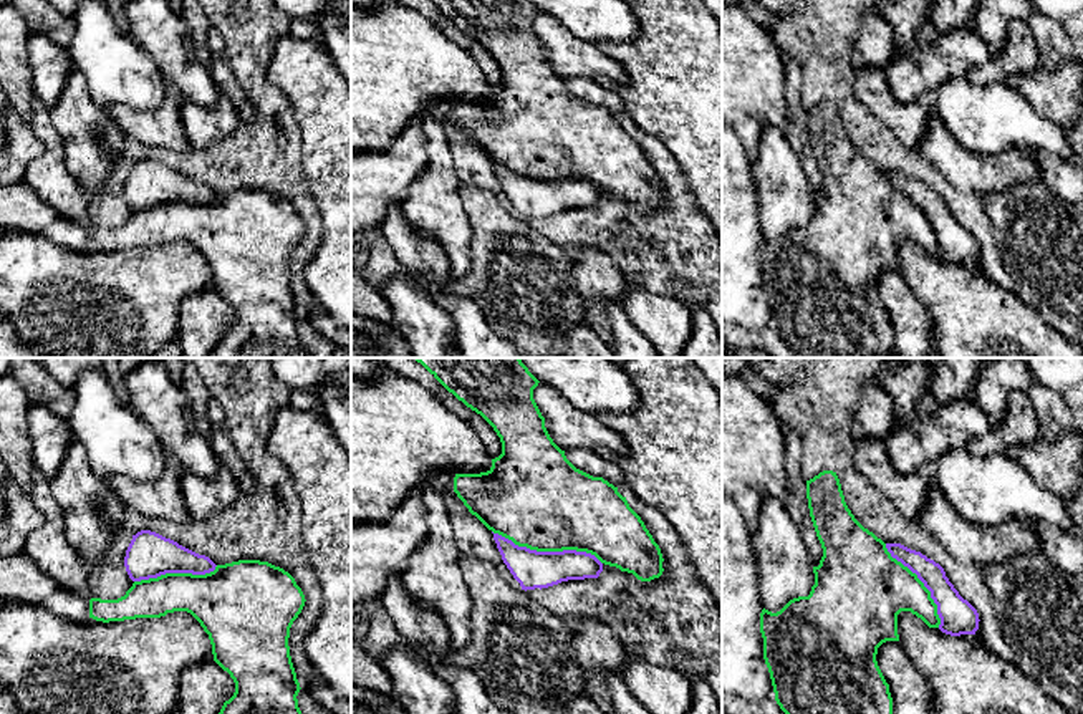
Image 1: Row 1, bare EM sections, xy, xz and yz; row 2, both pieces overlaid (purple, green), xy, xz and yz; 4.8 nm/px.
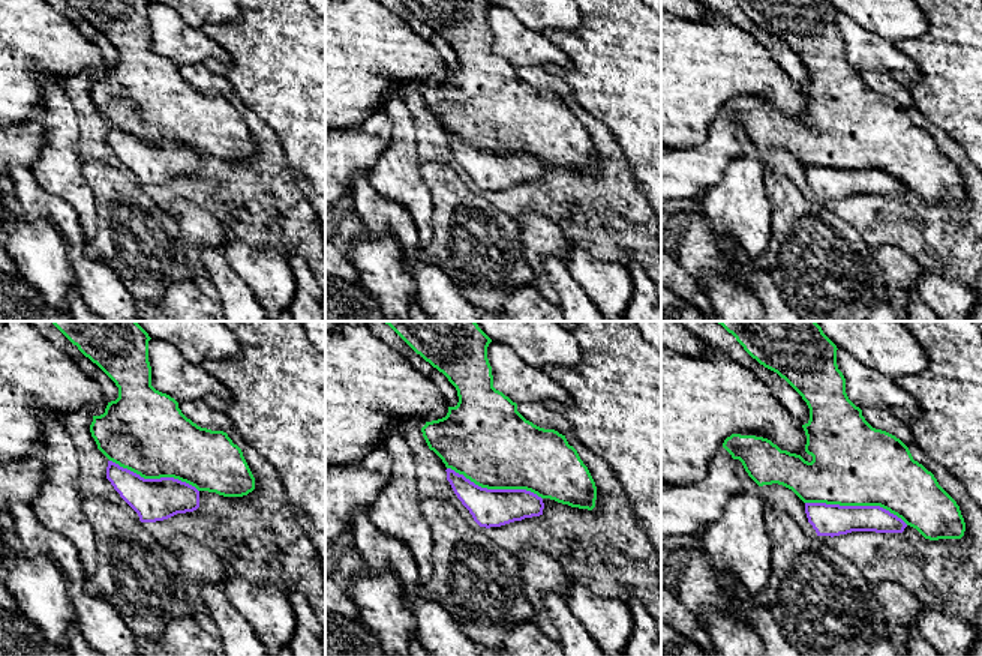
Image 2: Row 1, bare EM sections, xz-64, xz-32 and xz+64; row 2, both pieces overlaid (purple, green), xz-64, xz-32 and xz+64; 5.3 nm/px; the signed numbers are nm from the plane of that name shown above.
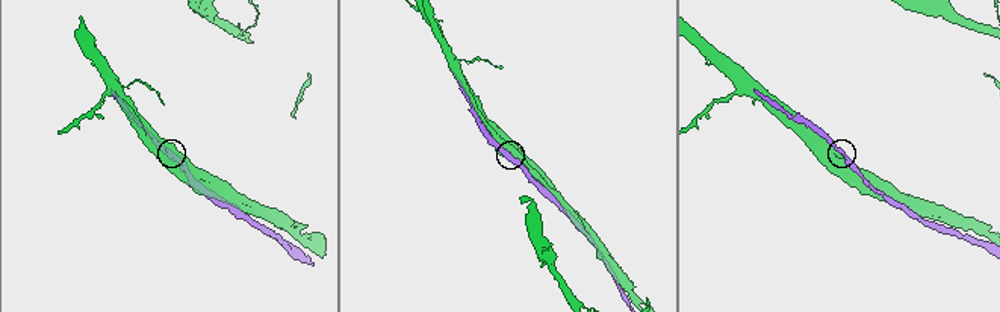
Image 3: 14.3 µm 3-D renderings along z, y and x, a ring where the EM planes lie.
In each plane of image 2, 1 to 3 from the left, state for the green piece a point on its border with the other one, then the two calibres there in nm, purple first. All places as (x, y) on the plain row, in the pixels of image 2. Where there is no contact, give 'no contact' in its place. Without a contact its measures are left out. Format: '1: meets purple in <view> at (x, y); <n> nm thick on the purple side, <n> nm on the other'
1: meets purple in xz-64 at (155, 143); 220 nm thick on the purple side, 420 nm on the other
2: meets purple in xz-32 at (495, 153); 200 nm thick on the purple side, 460 nm on the other
3: meets purple in xz+64 at (856, 170); 180 nm thick on the purple side, 440 nm on the other

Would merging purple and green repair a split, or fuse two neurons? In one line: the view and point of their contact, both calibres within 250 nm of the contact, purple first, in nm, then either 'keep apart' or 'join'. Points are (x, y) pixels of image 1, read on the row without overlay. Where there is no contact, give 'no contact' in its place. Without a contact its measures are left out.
xz (547, 181) | 180/460 nm | keep apart

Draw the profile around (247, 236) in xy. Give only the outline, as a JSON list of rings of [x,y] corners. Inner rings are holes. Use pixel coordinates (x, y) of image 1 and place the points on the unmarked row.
[[[25,182],[0,184],[0,230],[41,235],[71,250],[96,248],[103,252],[136,247],[161,247],[174,240],[190,242],[209,263],[214,290],[230,303],[235,311],[233,325],[224,331],[209,358],[310,358],[298,336],[300,311],[290,285],[290,257],[305,235],[305,224],[295,207],[280,195],[260,189],[238,189],[217,194],[205,204],[166,202],[157,207],[134,210],[124,225],[118,229],[86,229],[63,219]]]

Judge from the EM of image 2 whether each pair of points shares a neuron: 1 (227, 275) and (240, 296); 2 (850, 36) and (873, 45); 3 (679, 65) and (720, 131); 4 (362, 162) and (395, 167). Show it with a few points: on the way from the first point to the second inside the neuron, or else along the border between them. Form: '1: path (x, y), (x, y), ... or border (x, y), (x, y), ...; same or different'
1: path (227, 279), (236, 291); same
2: path (856, 39), (867, 45); same
3: border (721, 108), (712, 120), (706, 137), (691, 146); different
4: border (390, 132), (387, 147), (368, 176); different

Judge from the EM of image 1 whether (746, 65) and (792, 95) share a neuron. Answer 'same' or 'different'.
different

